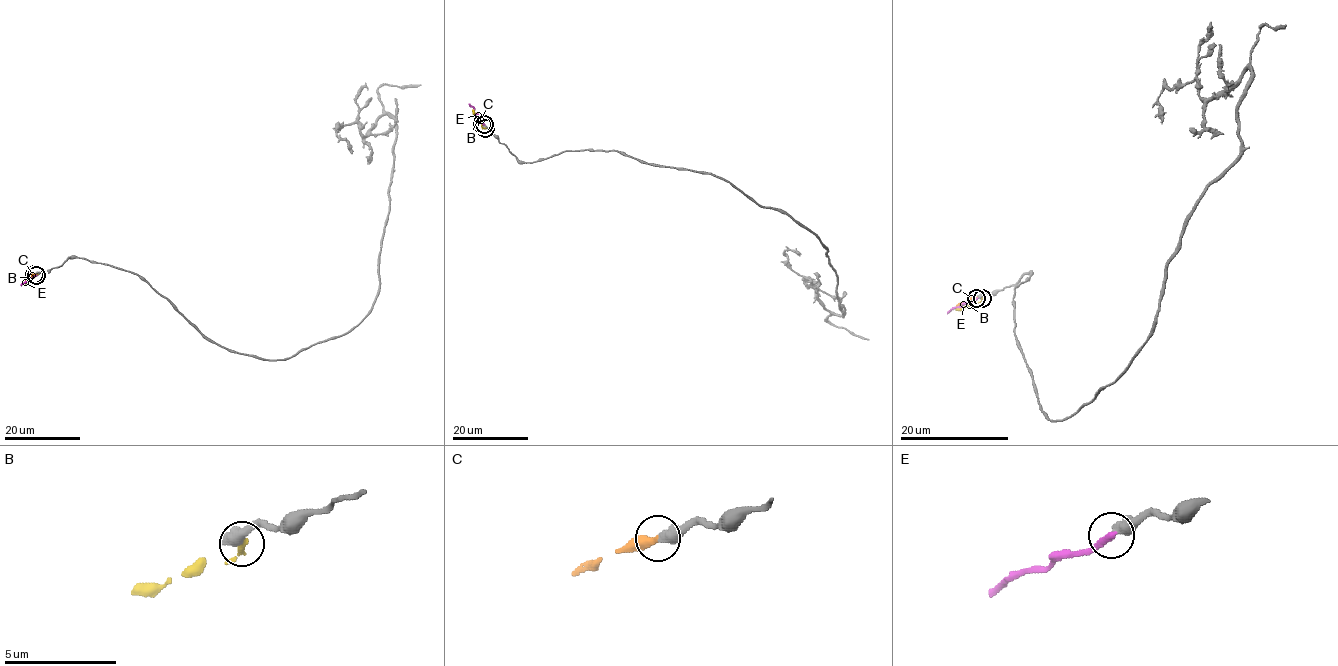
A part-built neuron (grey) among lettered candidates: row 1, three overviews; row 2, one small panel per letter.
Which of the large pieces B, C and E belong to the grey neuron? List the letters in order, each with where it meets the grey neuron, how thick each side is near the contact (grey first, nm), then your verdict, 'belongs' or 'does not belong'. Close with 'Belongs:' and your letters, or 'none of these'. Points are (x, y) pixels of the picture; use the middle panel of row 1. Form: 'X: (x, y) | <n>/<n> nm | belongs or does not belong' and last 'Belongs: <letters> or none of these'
B: (485, 128) | 650/240 nm | does not belong
C: (482, 124) | 420/360 nm | belongs
E: (484, 124) | 500/320 nm | does not belong
Belongs: C

